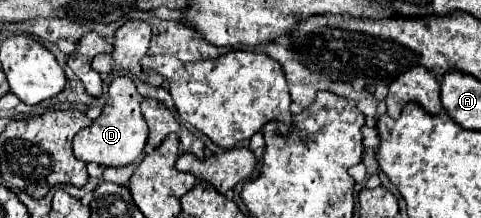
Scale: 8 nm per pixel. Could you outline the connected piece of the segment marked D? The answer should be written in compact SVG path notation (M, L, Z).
M117 76L109 84L109 98L103 106L103 112L89 128L75 134L73 138L73 152L83 162L95 162L101 166L127 166L133 164L137 158L143 156L143 148L147 142L147 128L145 118L139 110L141 96L129 76Z

